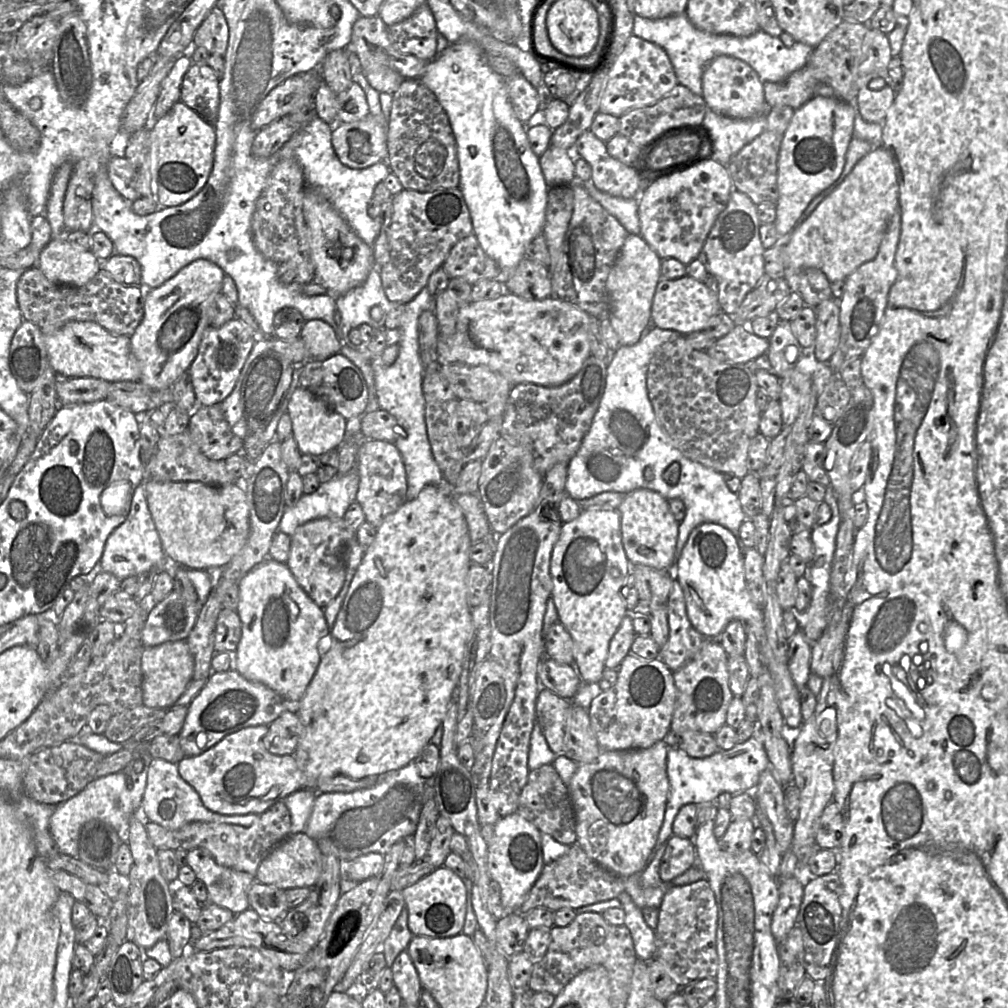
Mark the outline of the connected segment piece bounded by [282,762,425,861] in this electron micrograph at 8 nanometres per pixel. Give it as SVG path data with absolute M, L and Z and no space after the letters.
M411 762L399 770L379 775L377 783L366 789L325 793L301 789L282 802L290 812L290 833L303 832L315 842L329 843L340 861L351 861L373 852L384 856L399 840L413 839L425 803L425 779Z

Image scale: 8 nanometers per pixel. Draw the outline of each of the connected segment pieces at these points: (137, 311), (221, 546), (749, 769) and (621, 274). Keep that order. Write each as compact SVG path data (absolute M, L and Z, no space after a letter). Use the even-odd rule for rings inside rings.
M32 267L25 270L17 283L17 302L24 320L37 325L49 335L71 321L92 321L115 335L131 336L143 317L146 290L143 286L125 285L100 270L80 287L55 284L43 272Z
M145 482L145 495L165 555L188 569L219 570L245 545L249 506L237 482L210 486L202 482Z
M752 735L747 741L736 744L728 750L718 750L705 758L692 758L677 747L668 747L667 775L669 780L669 795L664 821L657 842L649 856L649 863L658 849L666 844L673 835L673 822L679 810L686 804L712 803L723 792L732 795L742 792L752 792L757 786L760 774L770 767L763 743L757 735Z
M629 234L609 272L606 289L610 312L607 319L617 333L621 345L634 345L644 336L644 330L651 319L656 286L661 279L661 261L640 235Z

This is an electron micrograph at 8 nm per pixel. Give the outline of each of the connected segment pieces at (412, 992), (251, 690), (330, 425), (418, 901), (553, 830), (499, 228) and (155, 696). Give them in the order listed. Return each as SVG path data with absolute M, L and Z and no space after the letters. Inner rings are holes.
M407 949L397 956L391 969L394 985L403 1004L418 1007L423 988Z
M234 668L224 672L212 672L205 686L188 706L185 722L178 734L180 746L186 757L198 756L228 734L245 727L269 725L284 711L294 709L294 706L267 686L245 679Z
M298 386L292 393L287 412L292 422L293 436L303 455L320 456L329 450L338 450L345 440L346 419L325 401L301 386Z
M440 866L401 892L408 909L408 927L413 936L446 938L462 933L467 911L466 887L452 870Z
M552 764L529 772L528 781L519 798L518 812L541 833L549 834L559 843L573 845L577 842L576 815L570 790Z
M475 43L450 44L426 65L420 81L431 90L446 111L456 140L460 168L459 189L467 204L473 233L485 253L497 262L503 284L525 258L526 246L540 233L546 218L549 186L543 176L539 157L532 151L525 124L515 115L510 102L506 78L487 64L485 52Z
M186 640L169 641L152 647L144 647L141 669L143 675L142 705L150 708L169 709L192 681L194 659Z

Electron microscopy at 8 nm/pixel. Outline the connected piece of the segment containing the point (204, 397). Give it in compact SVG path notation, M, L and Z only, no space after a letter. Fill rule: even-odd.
M233 318L220 327L208 326L199 344L198 352L189 366L189 373L198 406L220 404L234 389L240 371L255 343L255 332L238 318Z

